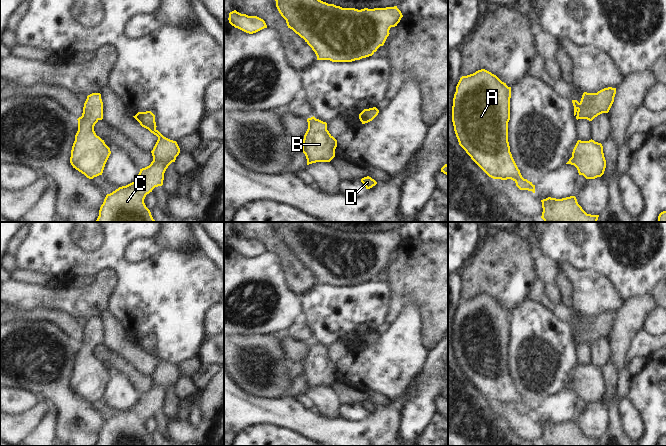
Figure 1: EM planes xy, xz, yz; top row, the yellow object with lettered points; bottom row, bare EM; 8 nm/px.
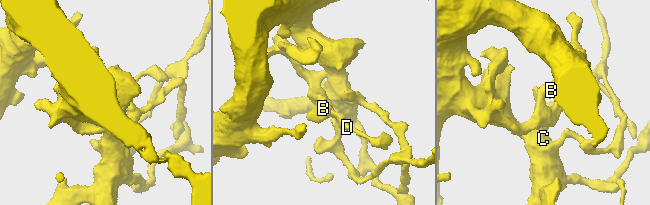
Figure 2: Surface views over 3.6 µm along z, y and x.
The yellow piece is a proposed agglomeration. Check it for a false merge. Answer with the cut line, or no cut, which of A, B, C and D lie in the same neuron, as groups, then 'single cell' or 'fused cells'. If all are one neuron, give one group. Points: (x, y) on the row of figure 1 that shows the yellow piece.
no cut; A B C D; single cell

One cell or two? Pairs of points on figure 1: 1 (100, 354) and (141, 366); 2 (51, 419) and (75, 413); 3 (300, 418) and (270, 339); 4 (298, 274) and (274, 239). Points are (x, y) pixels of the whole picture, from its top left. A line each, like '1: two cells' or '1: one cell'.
1: two cells
2: two cells
3: two cells
4: one cell

